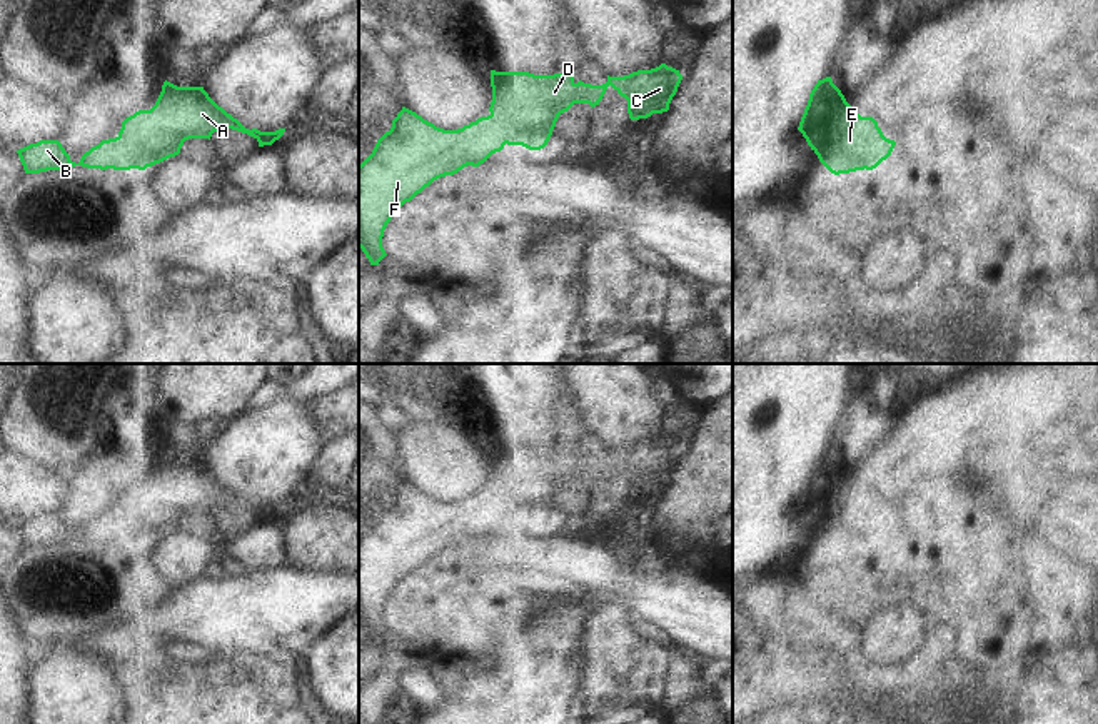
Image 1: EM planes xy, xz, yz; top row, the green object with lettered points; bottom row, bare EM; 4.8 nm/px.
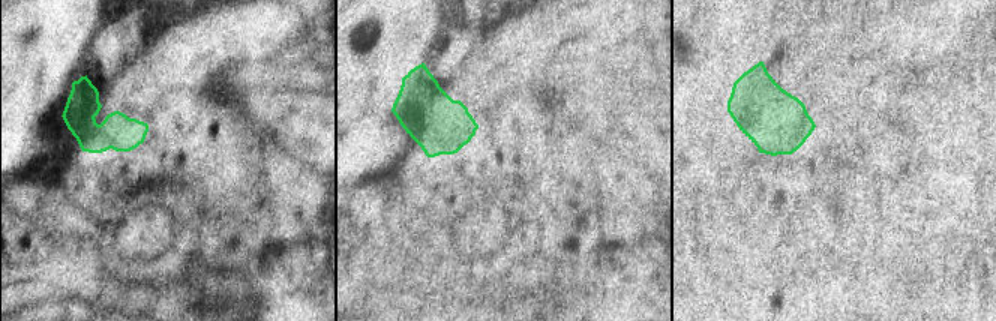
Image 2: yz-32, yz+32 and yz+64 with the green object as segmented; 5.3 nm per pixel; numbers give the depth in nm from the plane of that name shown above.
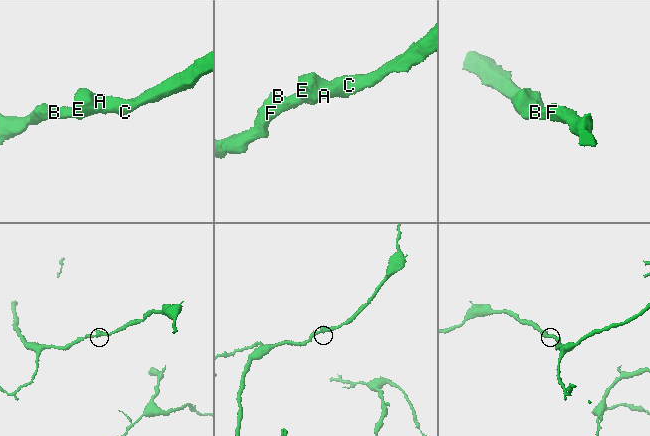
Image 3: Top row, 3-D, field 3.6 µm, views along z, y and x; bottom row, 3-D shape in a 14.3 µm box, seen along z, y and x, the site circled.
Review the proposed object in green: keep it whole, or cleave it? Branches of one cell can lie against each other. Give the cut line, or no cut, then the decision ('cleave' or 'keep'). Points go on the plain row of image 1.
cut none; keep

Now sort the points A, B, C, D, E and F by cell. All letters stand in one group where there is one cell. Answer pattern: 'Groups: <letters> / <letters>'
Groups: A B C D E F.

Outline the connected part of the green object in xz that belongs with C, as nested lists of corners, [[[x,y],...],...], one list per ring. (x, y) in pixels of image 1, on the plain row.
[[[661,437],[602,459],[574,455],[566,444],[554,449],[491,444],[489,489],[457,504],[444,504],[402,480],[392,500],[359,539],[359,621],[370,639],[387,629],[382,611],[392,589],[434,554],[467,539],[479,540],[504,519],[541,524],[561,487],[574,477],[599,479],[611,459],[627,474],[631,494],[669,484],[682,454],[679,444]]]

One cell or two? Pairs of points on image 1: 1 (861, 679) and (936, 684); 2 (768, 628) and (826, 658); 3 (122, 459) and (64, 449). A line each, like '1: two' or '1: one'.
1: one
2: one
3: two

